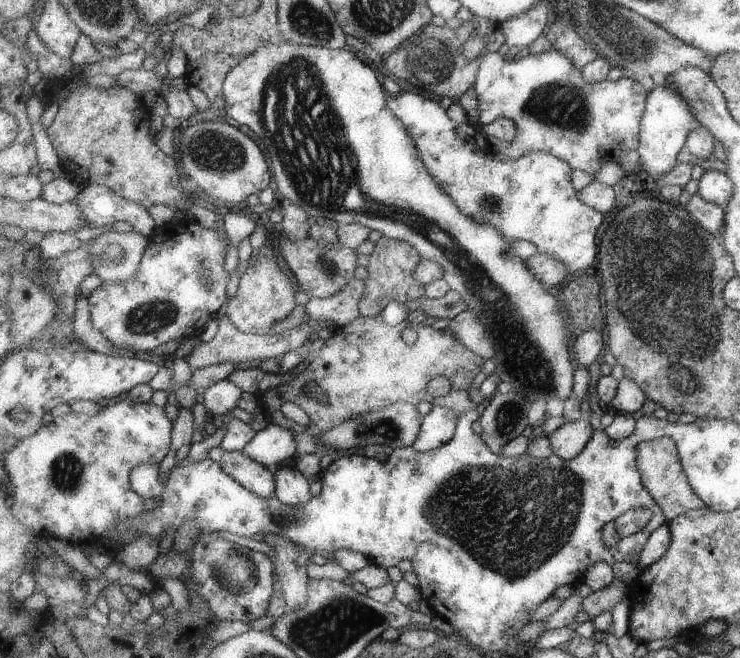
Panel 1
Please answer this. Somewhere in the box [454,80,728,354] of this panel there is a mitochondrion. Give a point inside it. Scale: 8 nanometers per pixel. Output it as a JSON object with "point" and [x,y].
{"point":[697,97]}

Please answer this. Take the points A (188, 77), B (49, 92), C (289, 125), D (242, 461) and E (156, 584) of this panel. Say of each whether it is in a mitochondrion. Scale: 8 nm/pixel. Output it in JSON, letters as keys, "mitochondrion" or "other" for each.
{"A":"other","B":"other","C":"mitochondrion","D":"other","E":"other"}

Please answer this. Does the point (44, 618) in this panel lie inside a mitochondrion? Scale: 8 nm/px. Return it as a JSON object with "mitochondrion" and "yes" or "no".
{"mitochondrion":"no"}

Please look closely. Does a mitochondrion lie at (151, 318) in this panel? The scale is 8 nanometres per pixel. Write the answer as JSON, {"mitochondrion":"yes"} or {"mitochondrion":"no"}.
{"mitochondrion":"yes"}

